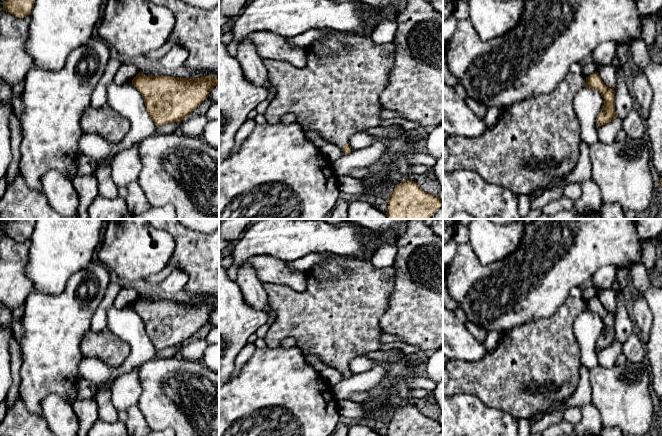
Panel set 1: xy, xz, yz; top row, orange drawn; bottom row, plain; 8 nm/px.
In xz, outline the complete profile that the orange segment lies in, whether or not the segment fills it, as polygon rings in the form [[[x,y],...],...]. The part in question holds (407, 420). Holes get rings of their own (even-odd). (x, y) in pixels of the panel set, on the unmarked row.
[[[404,404],[388,421],[387,436],[437,436],[442,430],[438,419],[426,417],[414,405]]]

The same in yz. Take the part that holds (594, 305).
[[[570,295],[551,317],[529,321],[502,333],[497,347],[493,351],[487,351],[479,361],[448,360],[446,366],[443,367],[443,397],[458,394],[475,395],[485,406],[508,413],[517,420],[528,419],[531,421],[536,413],[547,413],[552,405],[570,397],[577,388],[580,378],[581,353],[573,333],[573,324],[584,310],[596,313],[604,323],[603,333],[596,342],[597,353],[617,342],[616,316],[604,308],[599,297],[595,296],[585,301],[583,298],[575,298]]]

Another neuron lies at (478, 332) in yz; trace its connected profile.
[[[466,320],[464,324],[471,335],[475,337],[480,343],[484,344],[487,331],[483,327],[476,325],[469,320]]]

